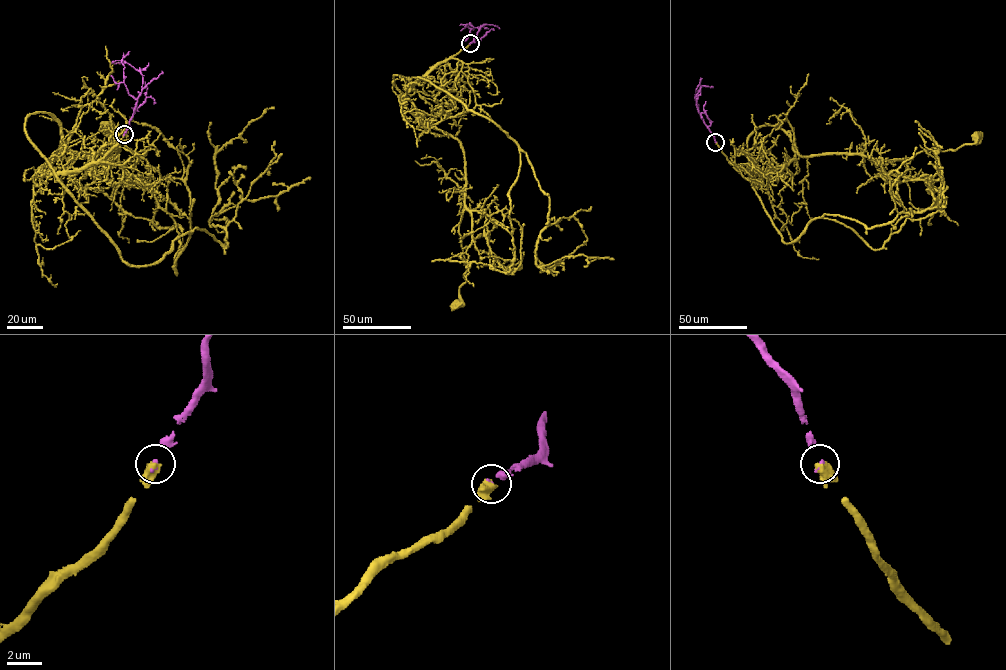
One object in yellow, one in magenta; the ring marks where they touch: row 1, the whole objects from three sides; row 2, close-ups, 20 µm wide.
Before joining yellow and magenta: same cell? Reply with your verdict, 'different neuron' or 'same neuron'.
same neuron

